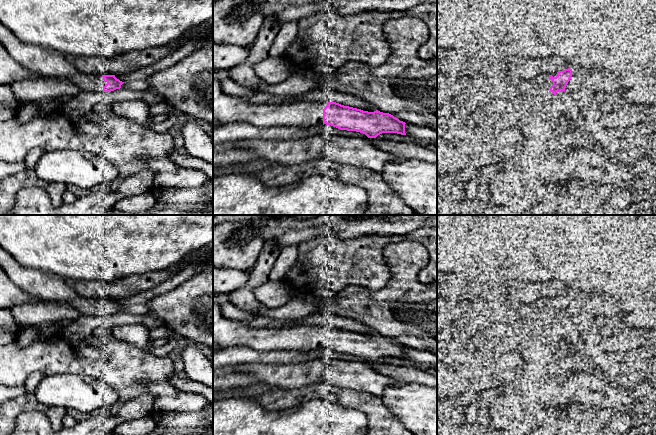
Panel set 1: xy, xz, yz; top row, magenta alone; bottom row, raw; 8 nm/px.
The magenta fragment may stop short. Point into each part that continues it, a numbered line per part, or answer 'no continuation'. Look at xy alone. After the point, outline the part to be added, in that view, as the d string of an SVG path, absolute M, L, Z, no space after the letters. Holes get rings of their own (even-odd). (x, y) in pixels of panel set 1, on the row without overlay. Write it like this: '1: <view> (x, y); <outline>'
1: xy (86, 306); M82 298L69 301L53 301L55 303L66 303L76 308L82 316L103 316L103 311L107 308L102 299Z

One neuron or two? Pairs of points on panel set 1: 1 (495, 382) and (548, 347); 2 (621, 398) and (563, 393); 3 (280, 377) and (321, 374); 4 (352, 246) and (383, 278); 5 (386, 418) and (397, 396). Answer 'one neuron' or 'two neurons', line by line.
1: one neuron
2: one neuron
3: one neuron
4: one neuron
5: two neurons

